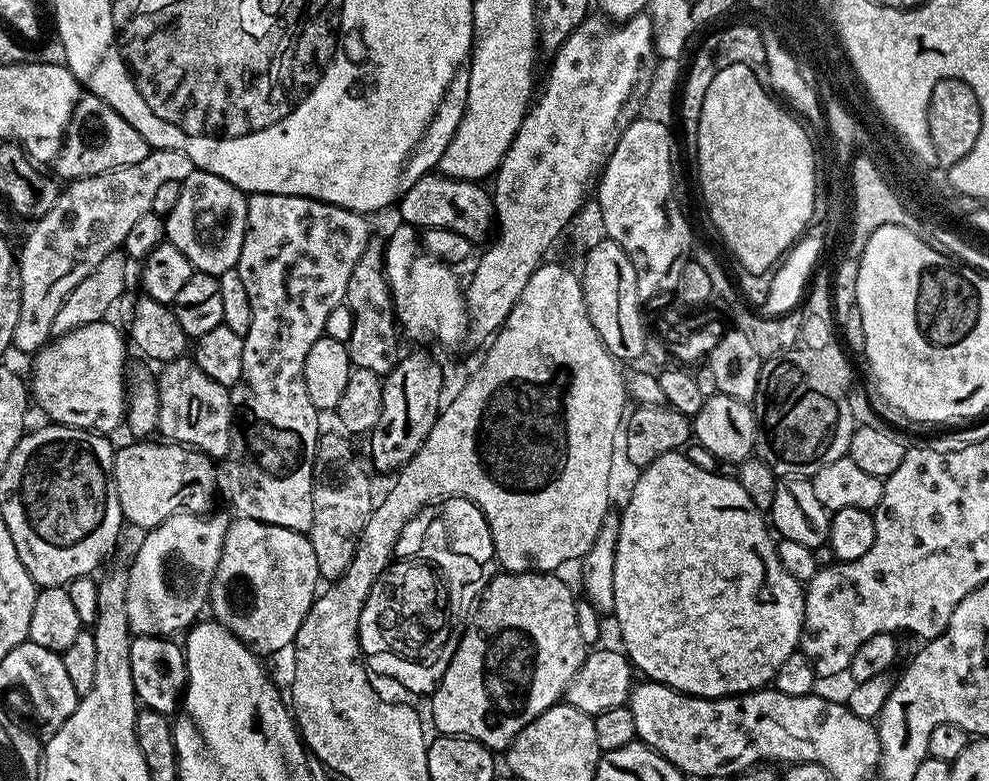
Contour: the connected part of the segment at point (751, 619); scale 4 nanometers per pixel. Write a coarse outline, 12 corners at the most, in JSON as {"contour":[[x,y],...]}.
{"contour":[[683,451],[619,513],[633,669],[771,685],[804,588],[739,479]]}

